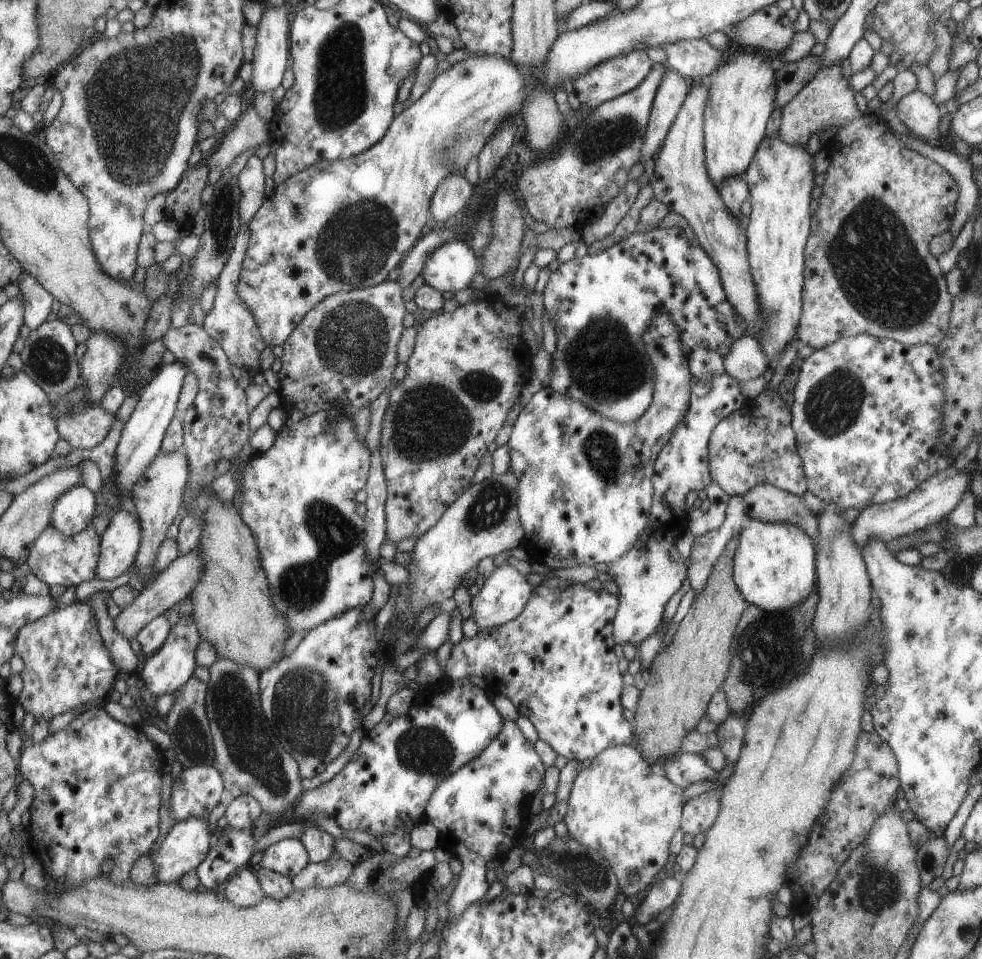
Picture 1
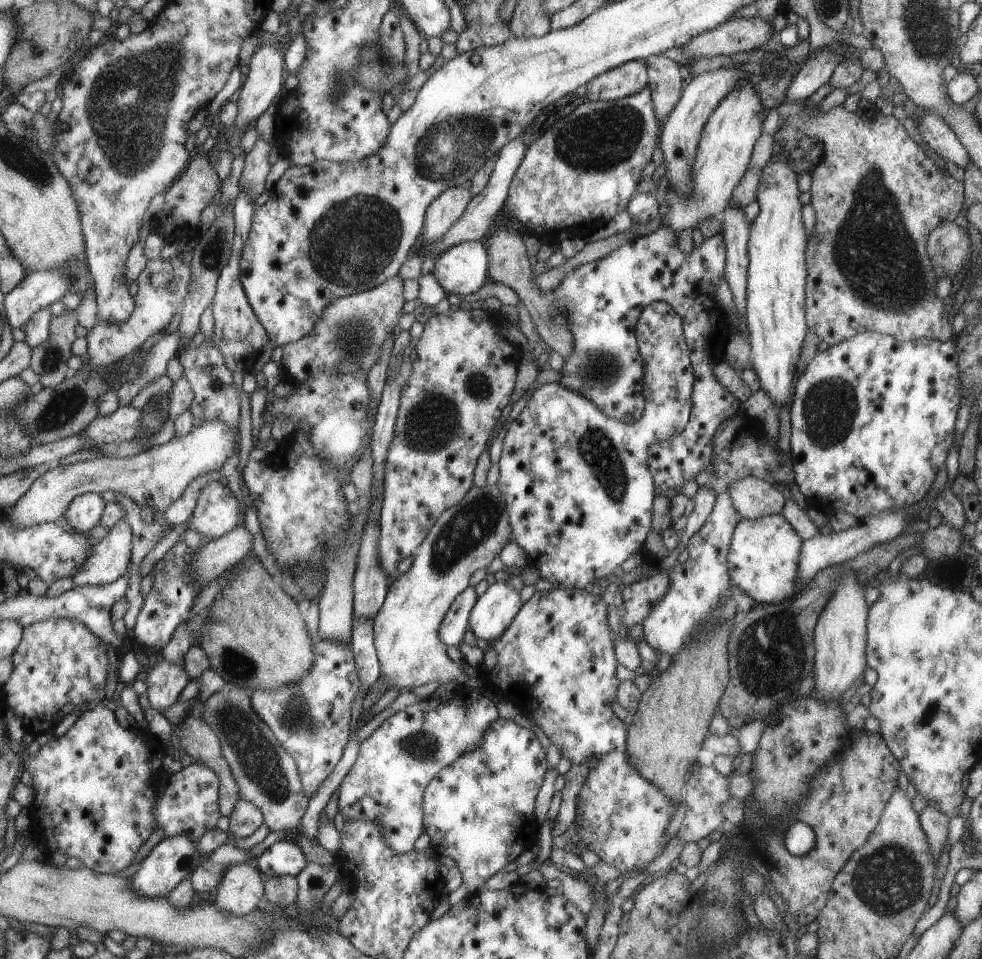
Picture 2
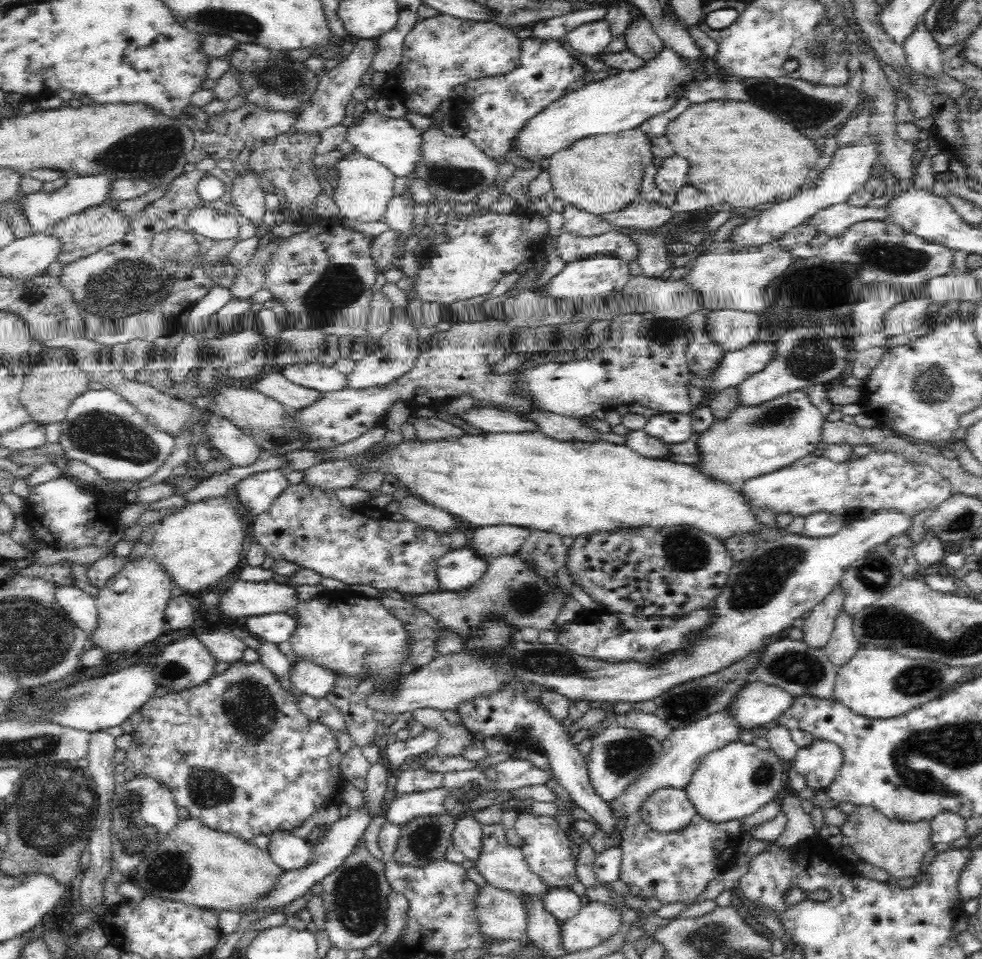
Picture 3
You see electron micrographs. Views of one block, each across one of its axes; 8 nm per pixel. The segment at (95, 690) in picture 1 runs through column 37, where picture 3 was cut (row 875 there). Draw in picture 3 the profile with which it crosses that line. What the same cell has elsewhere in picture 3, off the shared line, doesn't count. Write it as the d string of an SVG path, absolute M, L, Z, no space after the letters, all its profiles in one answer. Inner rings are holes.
M698 813L692 817L690 824L684 830L675 833L657 833L642 822L636 826L630 824L622 830L622 842L619 847L623 852L623 857L619 879L626 884L629 893L634 897L641 897L646 901L657 899L661 905L692 904L705 891L710 880L729 870L742 842L743 830L741 828L741 820L712 822Z

